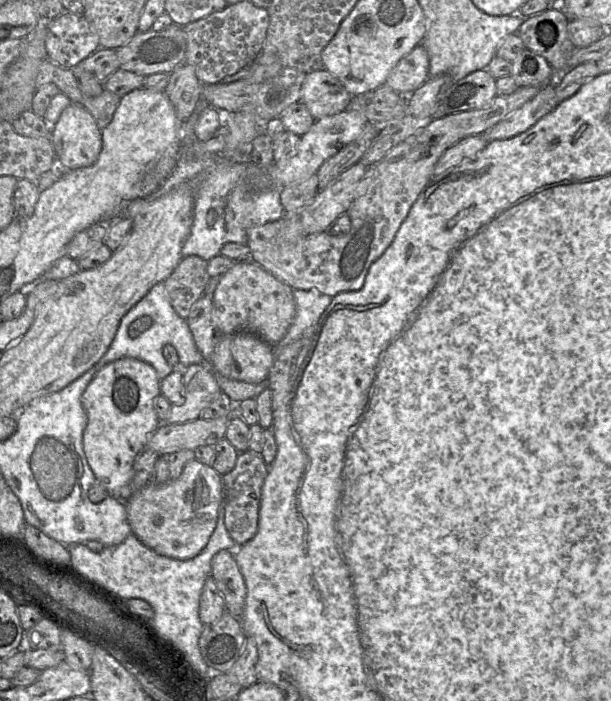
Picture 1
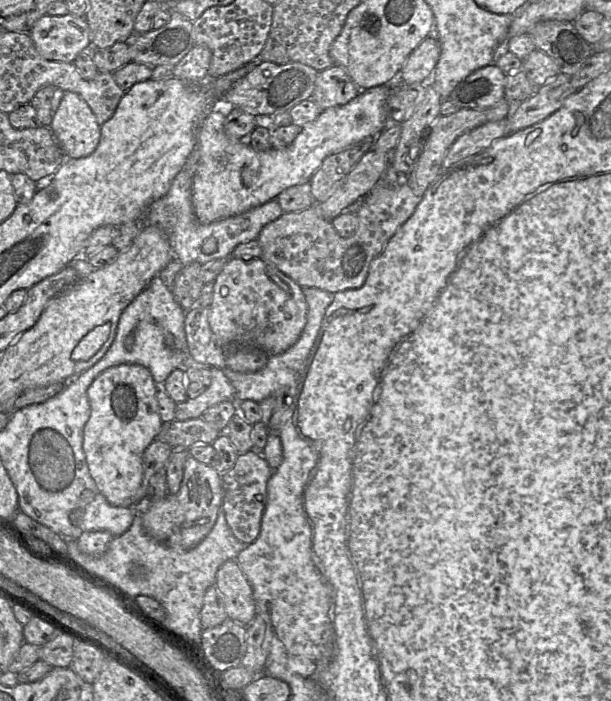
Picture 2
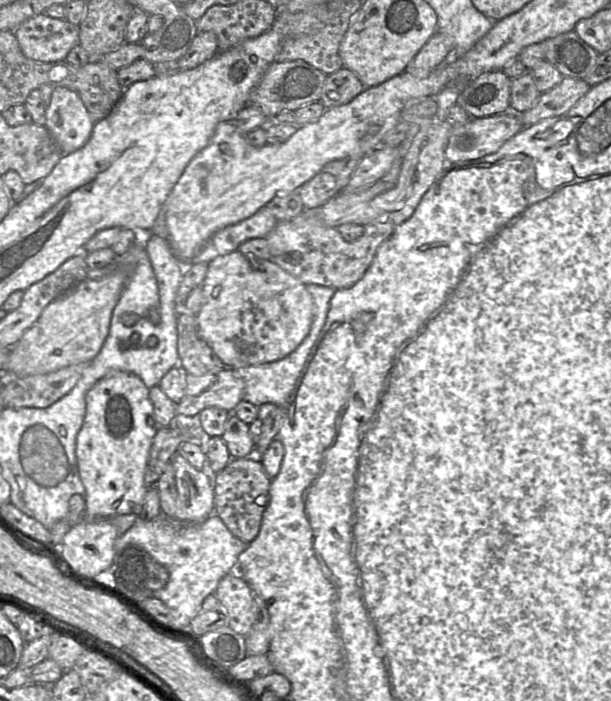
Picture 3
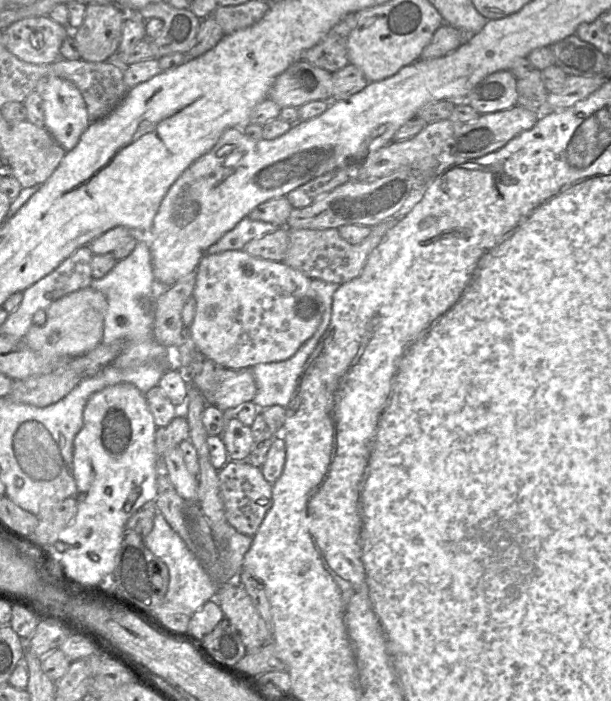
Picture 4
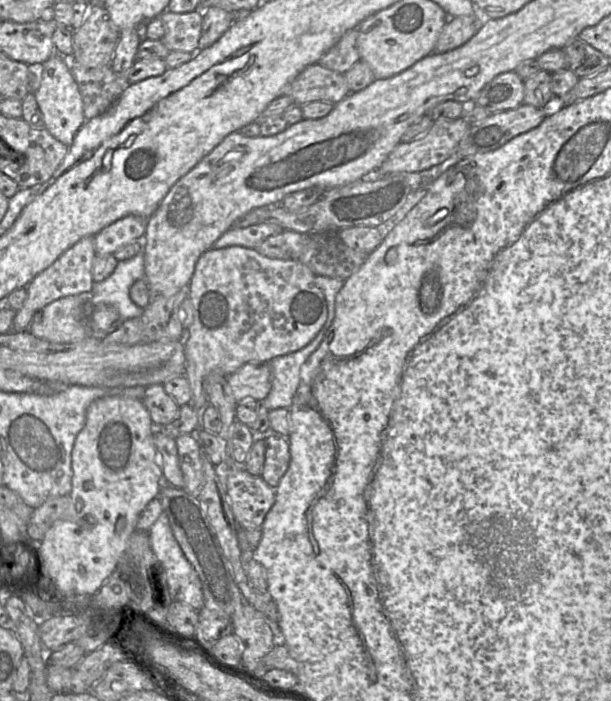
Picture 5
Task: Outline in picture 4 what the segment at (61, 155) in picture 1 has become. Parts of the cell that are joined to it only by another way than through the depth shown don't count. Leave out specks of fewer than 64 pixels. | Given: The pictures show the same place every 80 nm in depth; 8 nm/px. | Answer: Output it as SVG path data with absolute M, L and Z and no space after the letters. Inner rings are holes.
M54 76L47 77L41 97L44 127L66 152L73 149L91 122L81 92L72 82Z

